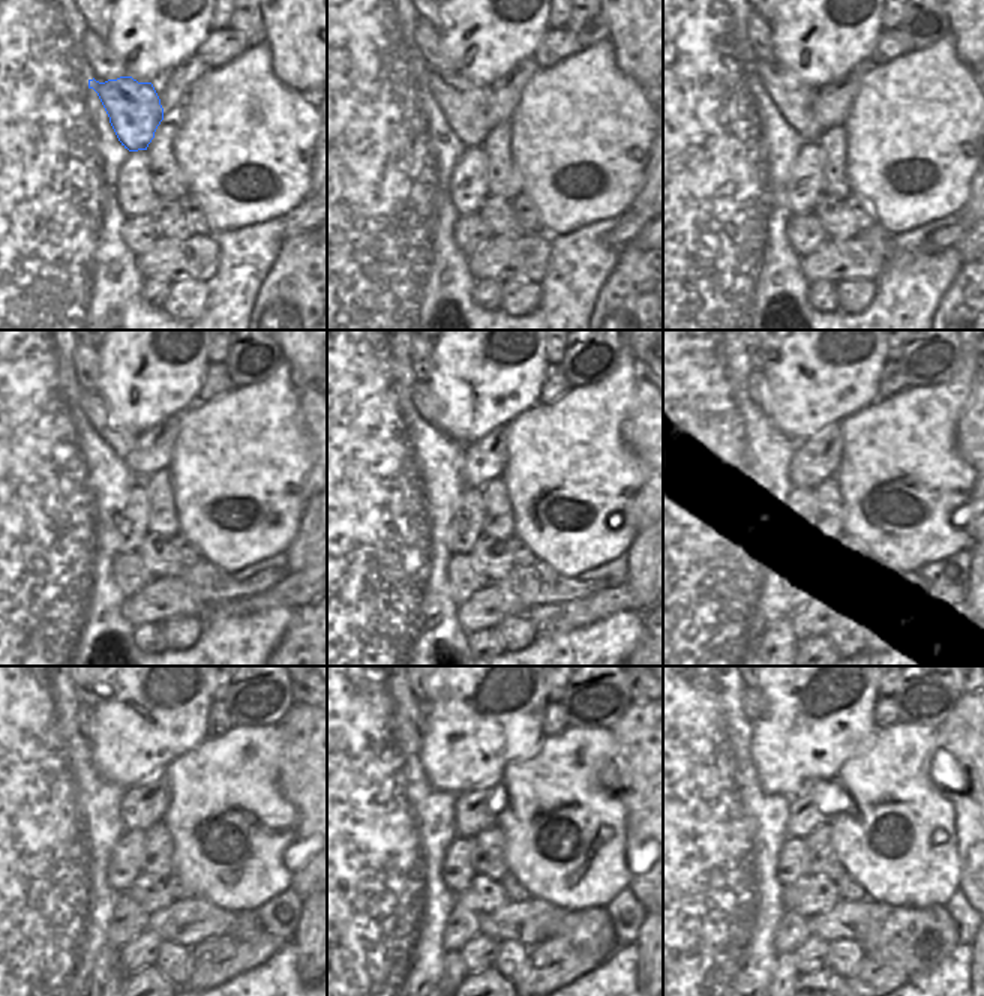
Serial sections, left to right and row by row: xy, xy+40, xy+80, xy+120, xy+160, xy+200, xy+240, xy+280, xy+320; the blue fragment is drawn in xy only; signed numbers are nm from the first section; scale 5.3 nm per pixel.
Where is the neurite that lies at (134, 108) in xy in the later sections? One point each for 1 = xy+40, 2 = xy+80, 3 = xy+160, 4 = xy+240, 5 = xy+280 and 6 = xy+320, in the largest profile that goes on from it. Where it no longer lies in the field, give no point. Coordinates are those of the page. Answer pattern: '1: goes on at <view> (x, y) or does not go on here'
1: goes on at xy+40 (464, 104)
2: goes on at xy+80 (795, 99)
3: goes on at xy+160 (426, 404)
4: goes on at xy+240 (83, 710)
5: goes on at xy+280 (420, 705)
6: goes on at xy+320 (752, 698)

